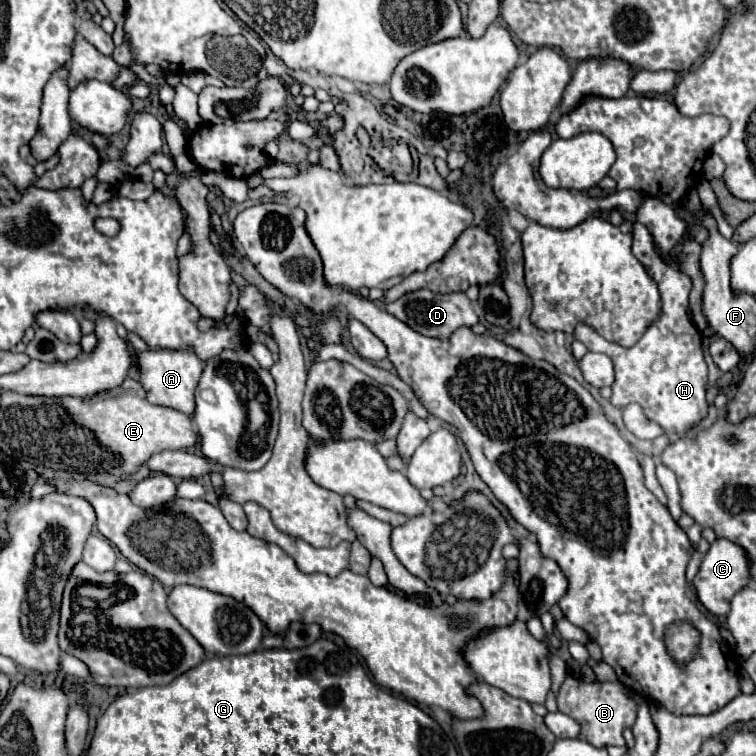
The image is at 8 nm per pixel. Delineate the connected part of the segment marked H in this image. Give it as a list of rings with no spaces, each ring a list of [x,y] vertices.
[[[640,222],[634,224],[632,252],[658,282],[660,296],[662,296],[660,320],[654,322],[648,328],[648,332],[640,338],[640,342],[634,344],[632,348],[624,348],[624,346],[604,340],[586,324],[580,324],[574,330],[574,336],[590,352],[602,352],[612,358],[616,380],[612,384],[610,402],[614,406],[624,408],[626,404],[636,402],[644,408],[644,414],[652,422],[660,424],[668,434],[682,434],[692,424],[706,418],[708,414],[708,402],[706,402],[708,365],[700,348],[702,334],[698,332],[694,322],[688,318],[688,292],[690,292],[692,282],[686,274],[682,274],[674,266],[666,266],[662,262],[662,258],[656,254],[654,240],[648,228]]]

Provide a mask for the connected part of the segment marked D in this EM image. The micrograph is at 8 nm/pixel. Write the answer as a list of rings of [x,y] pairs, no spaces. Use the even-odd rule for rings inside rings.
[[[416,290],[410,294],[404,294],[396,302],[390,302],[386,310],[408,324],[412,330],[424,334],[424,336],[434,336],[434,338],[448,338],[456,328],[460,326],[474,326],[478,322],[478,316],[472,310],[472,304],[464,292],[454,292],[454,294],[434,294],[430,290]]]

